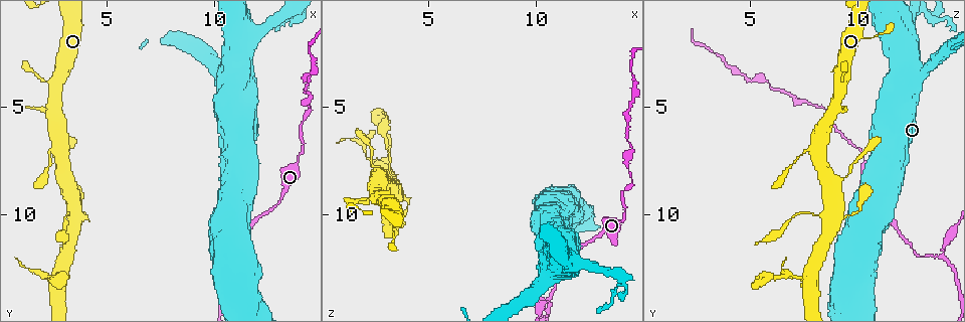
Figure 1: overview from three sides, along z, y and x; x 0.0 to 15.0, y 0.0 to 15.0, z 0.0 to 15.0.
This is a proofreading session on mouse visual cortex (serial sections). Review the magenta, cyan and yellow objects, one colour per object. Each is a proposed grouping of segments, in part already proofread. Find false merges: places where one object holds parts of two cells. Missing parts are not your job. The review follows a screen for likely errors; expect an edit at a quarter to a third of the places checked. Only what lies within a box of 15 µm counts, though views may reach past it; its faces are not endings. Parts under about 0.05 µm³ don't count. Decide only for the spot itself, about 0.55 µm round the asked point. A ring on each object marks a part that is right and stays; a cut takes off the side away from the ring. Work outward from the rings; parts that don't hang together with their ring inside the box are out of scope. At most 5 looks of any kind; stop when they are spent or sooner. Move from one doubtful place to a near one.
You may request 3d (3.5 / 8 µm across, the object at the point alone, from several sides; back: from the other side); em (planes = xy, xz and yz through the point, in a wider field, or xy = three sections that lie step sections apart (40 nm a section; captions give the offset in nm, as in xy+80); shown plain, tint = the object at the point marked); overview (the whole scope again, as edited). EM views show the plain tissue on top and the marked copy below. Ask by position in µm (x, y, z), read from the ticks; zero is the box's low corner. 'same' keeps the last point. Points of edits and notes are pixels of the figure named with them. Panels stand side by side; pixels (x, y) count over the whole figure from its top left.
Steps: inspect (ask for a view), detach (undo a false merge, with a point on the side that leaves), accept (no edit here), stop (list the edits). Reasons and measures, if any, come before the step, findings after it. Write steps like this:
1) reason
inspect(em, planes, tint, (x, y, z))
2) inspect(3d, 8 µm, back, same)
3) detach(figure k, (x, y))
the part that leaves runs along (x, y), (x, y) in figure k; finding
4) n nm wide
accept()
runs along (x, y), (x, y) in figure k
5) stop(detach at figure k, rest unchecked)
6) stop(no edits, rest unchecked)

narrows sharply
inspect(3d, 3.5 µm, (13.8, 7.4, 10.3))

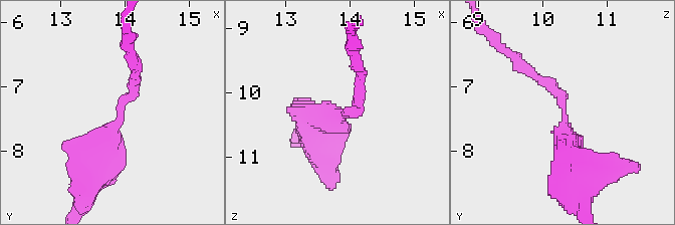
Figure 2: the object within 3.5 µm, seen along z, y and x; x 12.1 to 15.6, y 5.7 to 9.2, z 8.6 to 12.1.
arms of 150, 450 nm; now the EM
inspect(em, planes, tint, (13.90, 7.35, 10.30))

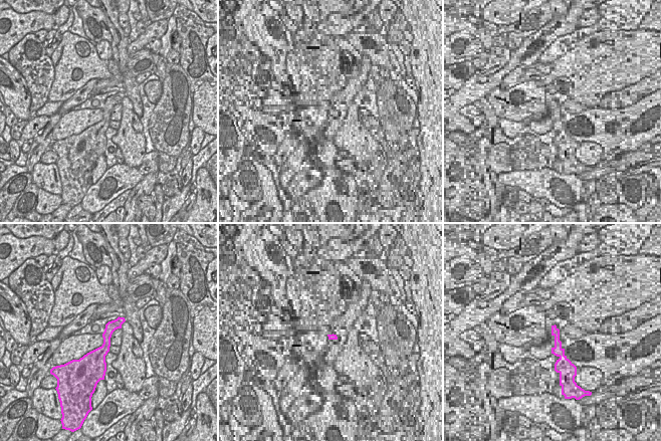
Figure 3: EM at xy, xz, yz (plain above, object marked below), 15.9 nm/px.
accept()
runs along (122, 319), (106, 335), (102, 368) in figure 3; continuous, no second cell

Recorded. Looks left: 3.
inspect(3d, 3.5 µm, (3.4, 1.8, 10.8))

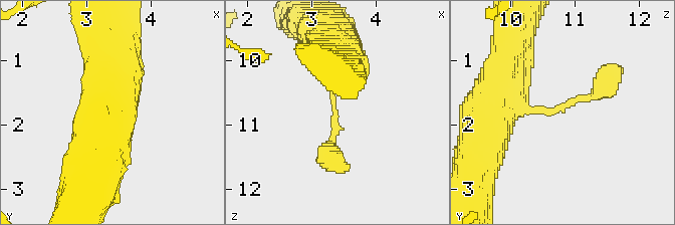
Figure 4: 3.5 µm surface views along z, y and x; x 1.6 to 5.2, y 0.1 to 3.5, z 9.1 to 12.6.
arms of 250, 350 nm; need the tissue
inspect(em, xy, step 3, tint, (3.35, 1.75, 10.80))

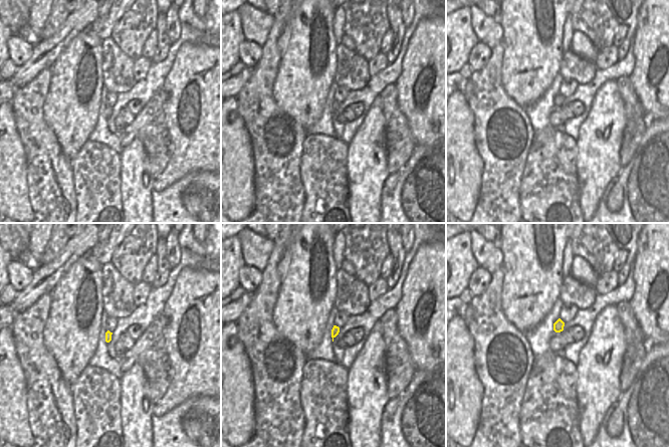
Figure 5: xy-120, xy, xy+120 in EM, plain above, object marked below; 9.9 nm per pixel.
accept()
all the same cell

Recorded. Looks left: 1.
stop(no edits, rest unchecked)

